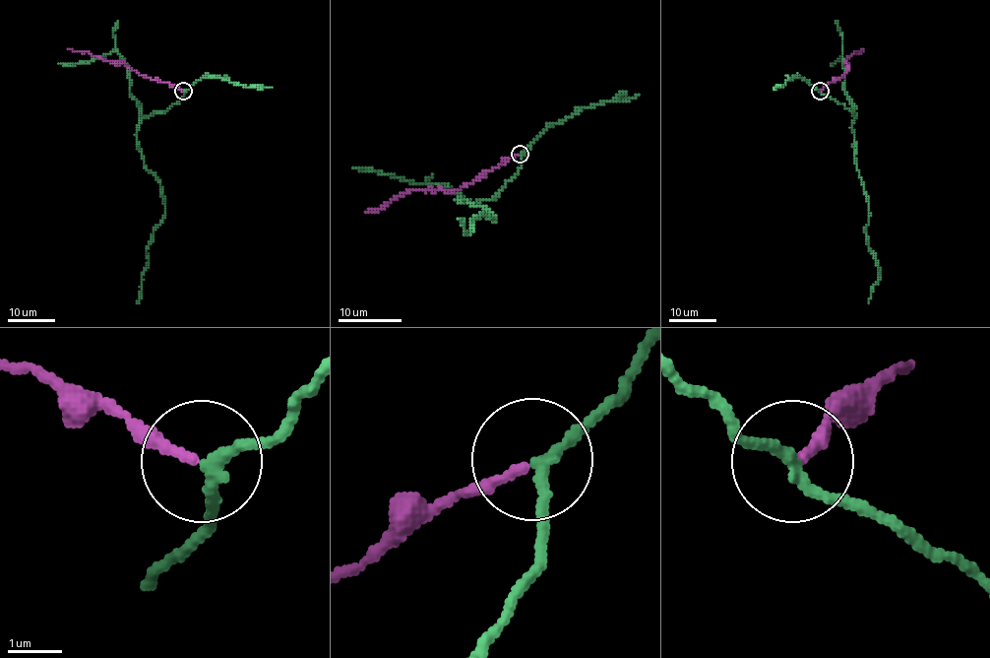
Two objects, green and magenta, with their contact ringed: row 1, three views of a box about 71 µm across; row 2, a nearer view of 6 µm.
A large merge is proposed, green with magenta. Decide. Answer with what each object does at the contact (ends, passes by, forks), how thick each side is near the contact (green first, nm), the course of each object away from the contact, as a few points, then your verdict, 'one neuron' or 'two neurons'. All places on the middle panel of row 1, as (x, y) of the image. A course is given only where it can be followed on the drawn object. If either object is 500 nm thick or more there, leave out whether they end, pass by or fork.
green passes by; magenta ends there; 200 nm thick on the green side, 180 nm on the other; green runs (521, 154), (521, 166), (490, 200), (457, 199), (495, 218), (480, 215), (464, 231), (457, 218); magenta runs (519, 154), (455, 191), (413, 189), (366, 213); two neurons

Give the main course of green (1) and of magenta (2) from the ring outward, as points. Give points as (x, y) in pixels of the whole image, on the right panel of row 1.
1: (820, 92), (856, 116), (852, 119), (854, 164), (868, 202), (866, 240), (879, 275), (868, 303)
2: (820, 92), (847, 71), (846, 60), (864, 48)

